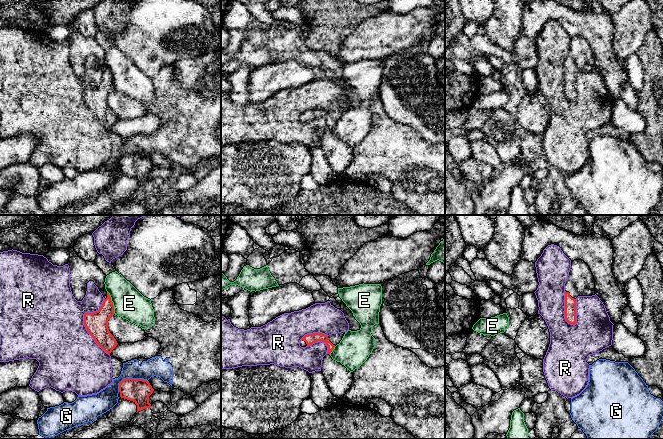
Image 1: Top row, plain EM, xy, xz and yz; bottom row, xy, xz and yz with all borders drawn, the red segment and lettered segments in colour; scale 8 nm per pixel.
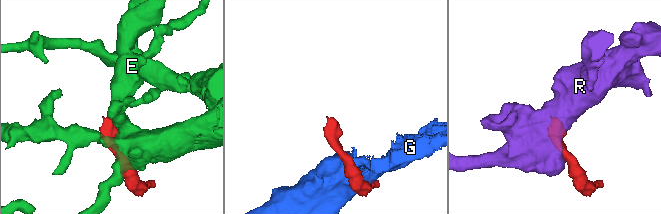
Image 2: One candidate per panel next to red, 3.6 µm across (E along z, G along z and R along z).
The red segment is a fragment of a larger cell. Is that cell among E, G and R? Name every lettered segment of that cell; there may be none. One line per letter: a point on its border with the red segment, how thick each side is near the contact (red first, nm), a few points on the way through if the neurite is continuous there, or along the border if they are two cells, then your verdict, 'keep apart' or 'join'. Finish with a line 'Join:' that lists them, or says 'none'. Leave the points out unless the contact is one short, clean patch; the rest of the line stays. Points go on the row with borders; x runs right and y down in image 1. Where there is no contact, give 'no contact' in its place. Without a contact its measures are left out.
E: xy (112, 303) | 190/240 nm | along xy (107, 292), (115, 313) | keep apart
G: xy (129, 378) | 190/170 nm | keep apart
R: xy (84, 322) | 190/500 nm | keep apart
Join: none

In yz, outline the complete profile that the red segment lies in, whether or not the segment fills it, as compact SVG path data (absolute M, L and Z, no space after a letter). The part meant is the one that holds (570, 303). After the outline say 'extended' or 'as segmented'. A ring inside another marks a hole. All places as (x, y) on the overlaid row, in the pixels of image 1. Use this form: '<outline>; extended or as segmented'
M582 260L571 261L568 280L565 283L565 319L576 324L576 298L595 295L595 280L589 266Z; extended

